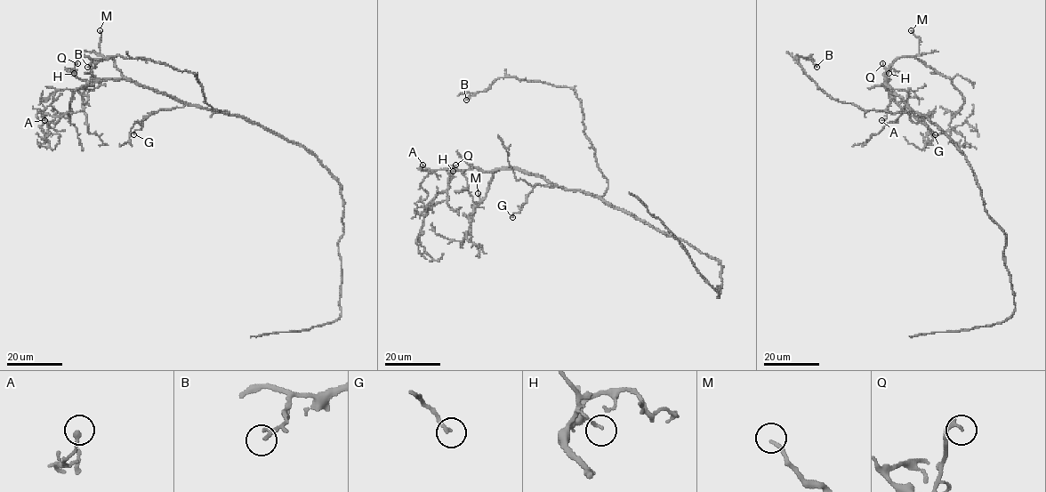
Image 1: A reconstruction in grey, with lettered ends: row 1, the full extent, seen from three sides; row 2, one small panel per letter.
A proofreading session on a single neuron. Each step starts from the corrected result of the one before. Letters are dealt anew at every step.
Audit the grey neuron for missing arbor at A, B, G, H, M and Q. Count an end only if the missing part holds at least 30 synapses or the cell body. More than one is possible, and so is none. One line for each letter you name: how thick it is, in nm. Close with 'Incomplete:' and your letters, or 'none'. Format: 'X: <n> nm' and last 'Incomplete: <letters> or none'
Incomplete: none

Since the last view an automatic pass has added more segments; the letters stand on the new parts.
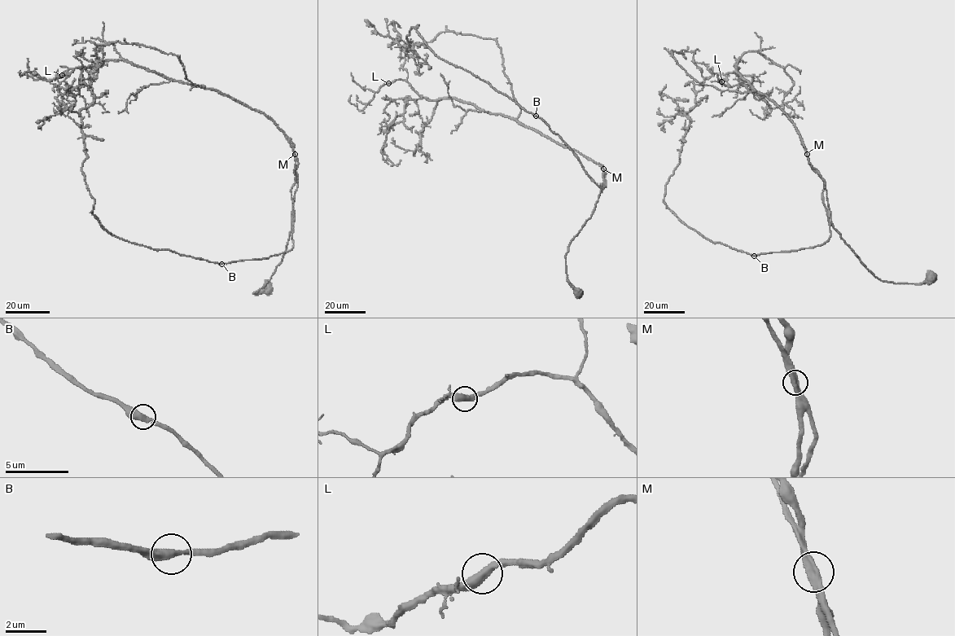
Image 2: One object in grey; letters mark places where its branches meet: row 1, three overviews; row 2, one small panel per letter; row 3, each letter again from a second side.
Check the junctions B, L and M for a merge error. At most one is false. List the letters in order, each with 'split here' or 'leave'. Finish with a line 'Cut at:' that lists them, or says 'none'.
B: leave
L: leave
M: leave
Cut at: none

